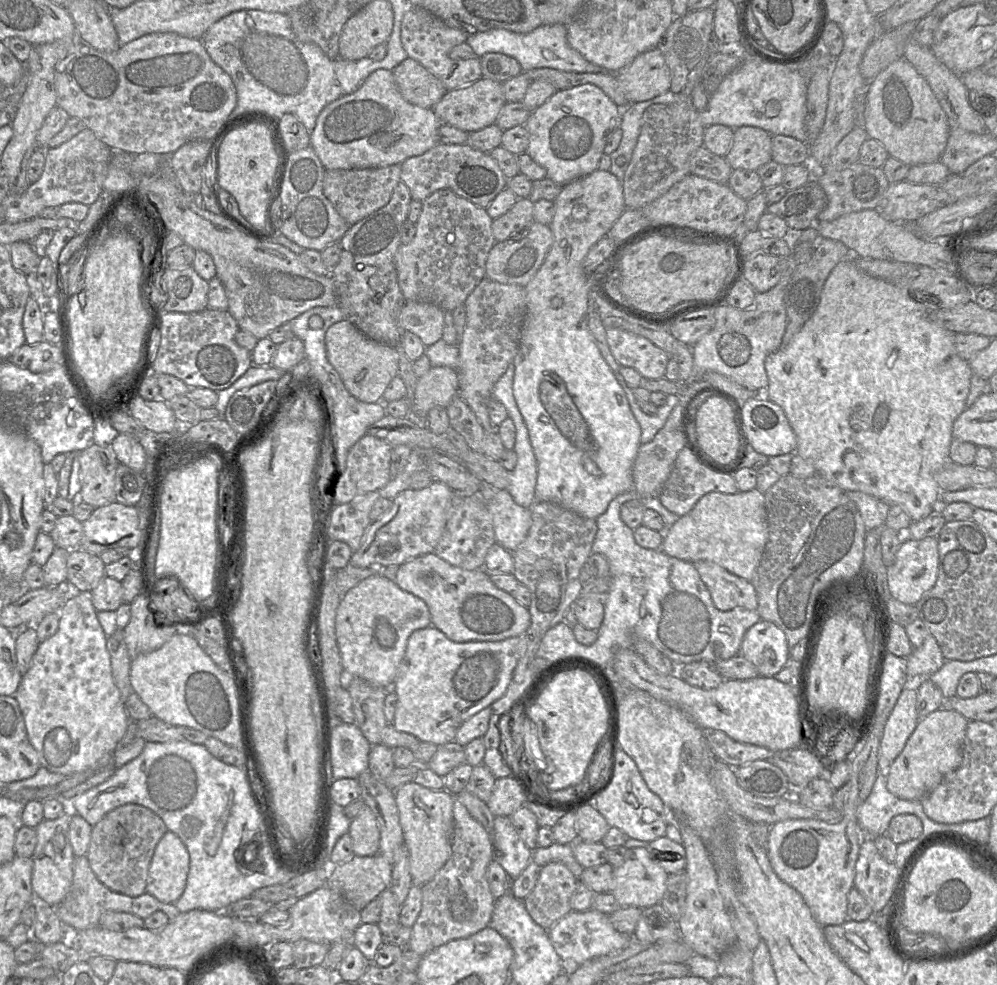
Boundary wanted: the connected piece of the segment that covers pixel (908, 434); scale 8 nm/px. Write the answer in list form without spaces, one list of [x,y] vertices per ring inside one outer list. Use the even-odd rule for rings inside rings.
[[[851,254],[830,272],[816,310],[800,331],[785,348],[769,354],[765,359],[768,386],[763,395],[783,409],[796,435],[797,444],[794,453],[810,461],[818,474],[833,481],[844,491],[861,491],[890,506],[900,505],[912,522],[924,519],[935,512],[942,490],[935,481],[934,475],[949,462],[949,450],[953,438],[952,426],[956,418],[965,410],[973,375],[968,361],[962,359],[956,351],[955,333],[931,320],[929,312],[929,306],[916,301],[906,289],[862,272]]]

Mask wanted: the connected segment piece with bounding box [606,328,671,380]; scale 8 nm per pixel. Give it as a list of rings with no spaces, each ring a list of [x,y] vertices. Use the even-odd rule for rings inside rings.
[[[607,328],[607,342],[621,366],[636,369],[642,377],[656,380],[665,376],[670,356],[645,337],[618,329]]]

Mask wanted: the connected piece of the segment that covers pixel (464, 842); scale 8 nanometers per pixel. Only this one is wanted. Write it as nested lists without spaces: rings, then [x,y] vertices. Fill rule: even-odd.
[[[457,800],[453,804],[453,818],[451,856],[434,877],[421,886],[421,911],[411,927],[407,947],[421,956],[451,940],[468,937],[485,928],[491,920],[496,900],[486,877],[487,867],[494,858],[492,839]]]

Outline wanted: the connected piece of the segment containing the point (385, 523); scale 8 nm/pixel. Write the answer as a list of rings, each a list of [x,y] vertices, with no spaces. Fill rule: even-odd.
[[[434,480],[424,489],[406,489],[399,493],[389,511],[370,523],[360,548],[352,553],[349,564],[362,568],[372,564],[400,566],[407,560],[433,553],[444,531],[454,496],[454,491],[446,484]]]

